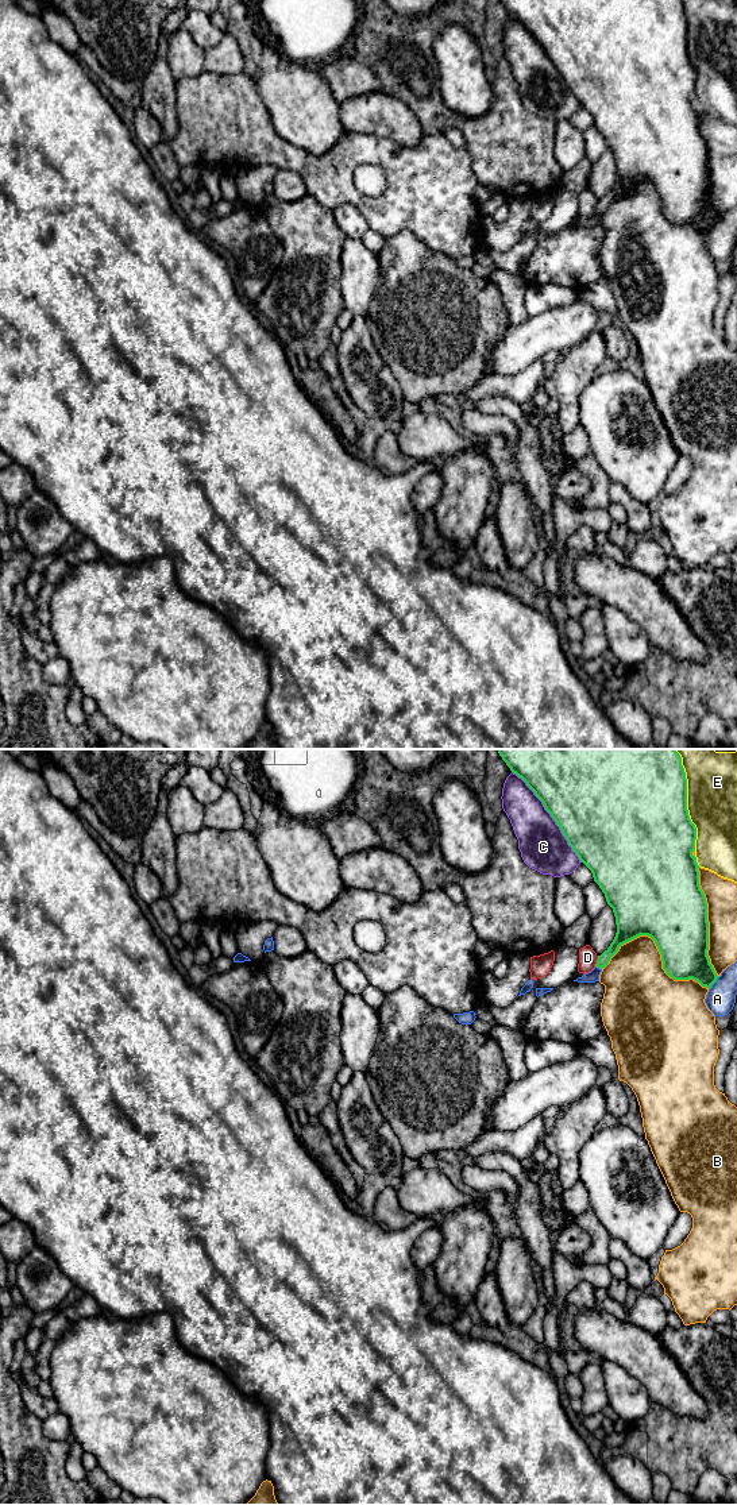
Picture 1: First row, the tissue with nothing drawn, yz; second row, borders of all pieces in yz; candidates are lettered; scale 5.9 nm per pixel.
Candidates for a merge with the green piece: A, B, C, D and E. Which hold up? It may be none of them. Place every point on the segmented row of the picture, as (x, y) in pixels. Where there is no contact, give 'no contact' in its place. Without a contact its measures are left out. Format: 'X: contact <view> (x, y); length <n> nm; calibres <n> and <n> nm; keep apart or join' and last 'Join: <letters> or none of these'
A: contact yz (714, 981); length 110 nm; calibres 280 and 170 nm; keep apart
B: contact yz (659, 950); length 650 nm; calibres 400 and 380 nm; keep apart
C: contact yz (551, 815); length 700 nm; calibres 500 and 280 nm; keep apart
D: contact yz (597, 961); length 70 nm; calibres 120 and 110 nm; keep apart
E: contact yz (686, 799); length 600 nm; calibres 500 and 300 nm; keep apart
Join: none of these

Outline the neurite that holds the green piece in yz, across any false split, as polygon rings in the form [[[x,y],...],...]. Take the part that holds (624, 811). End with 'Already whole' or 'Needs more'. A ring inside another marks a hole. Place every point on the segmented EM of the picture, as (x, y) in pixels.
[[[498,749],[498,753],[543,802],[613,908],[617,933],[610,946],[598,956],[595,966],[605,968],[621,945],[648,935],[655,941],[670,977],[692,979],[710,989],[719,976],[707,956],[707,903],[692,854],[697,827],[687,810],[687,779],[680,755],[675,749]]]. Already whole

